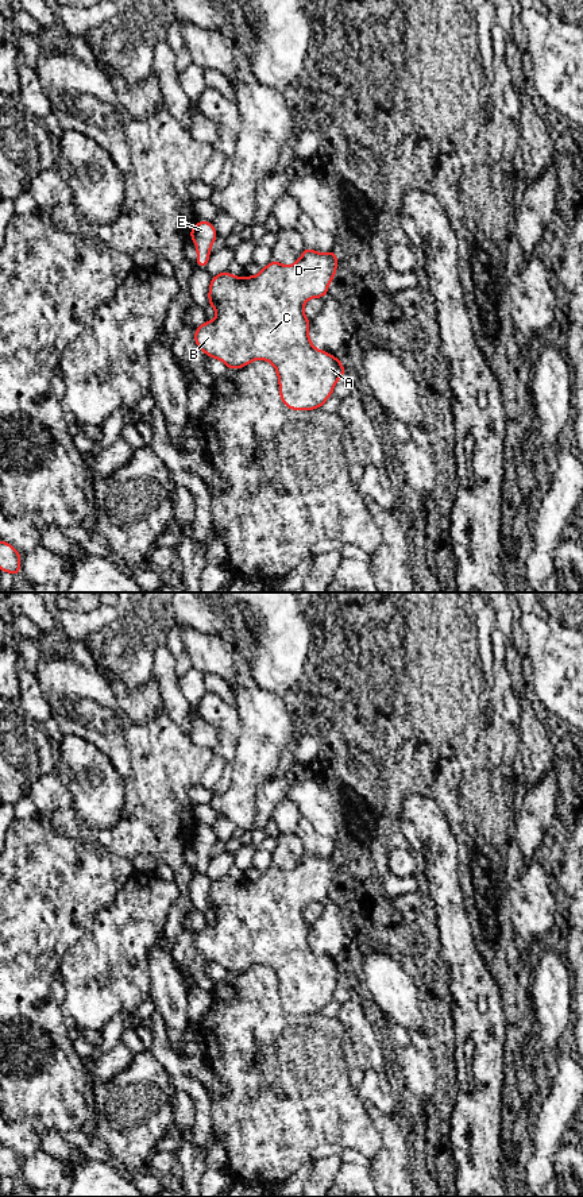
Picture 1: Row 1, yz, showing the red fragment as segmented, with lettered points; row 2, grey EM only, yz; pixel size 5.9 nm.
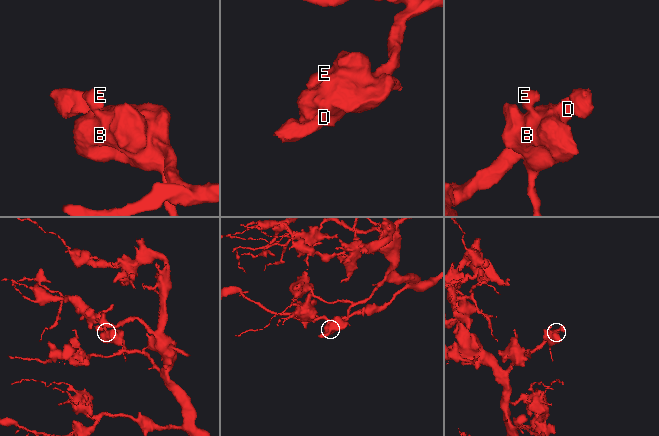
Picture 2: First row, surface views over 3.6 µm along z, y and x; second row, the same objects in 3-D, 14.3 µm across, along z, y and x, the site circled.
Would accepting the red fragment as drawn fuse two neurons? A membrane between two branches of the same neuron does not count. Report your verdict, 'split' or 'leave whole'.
leave whole

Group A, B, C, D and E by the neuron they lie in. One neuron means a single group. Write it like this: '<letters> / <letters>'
A B C D E

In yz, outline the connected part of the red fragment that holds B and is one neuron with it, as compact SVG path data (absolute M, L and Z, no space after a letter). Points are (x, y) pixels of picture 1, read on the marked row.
M304 248L300 259L283 266L273 259L255 277L235 277L227 270L212 277L208 300L217 312L215 321L206 320L196 328L194 341L209 358L227 364L228 370L247 366L262 359L274 364L279 382L279 397L292 410L323 408L333 394L336 382L345 375L343 363L323 350L316 350L309 340L310 320L304 314L309 298L323 298L336 275L335 248L320 254Z

